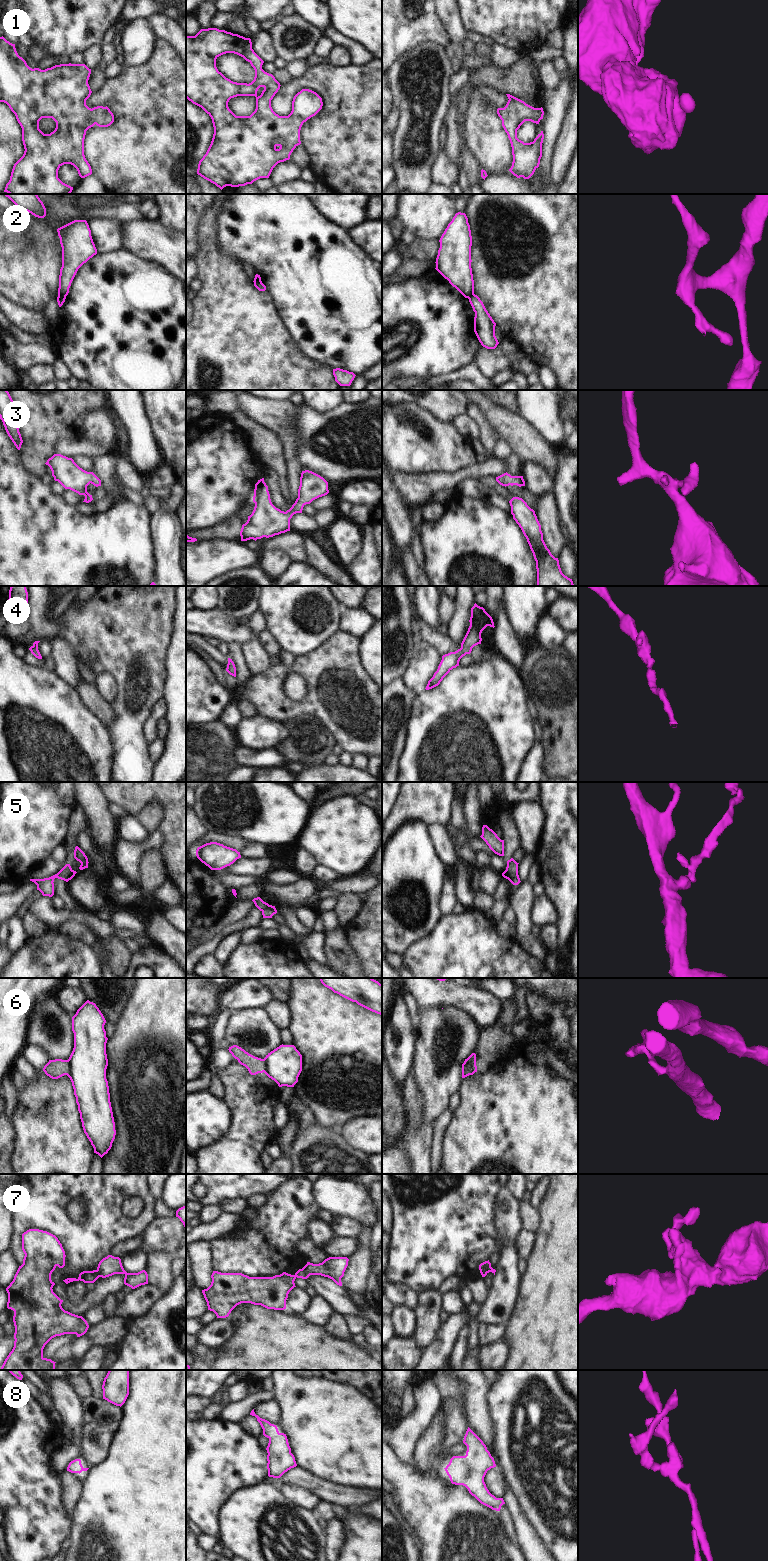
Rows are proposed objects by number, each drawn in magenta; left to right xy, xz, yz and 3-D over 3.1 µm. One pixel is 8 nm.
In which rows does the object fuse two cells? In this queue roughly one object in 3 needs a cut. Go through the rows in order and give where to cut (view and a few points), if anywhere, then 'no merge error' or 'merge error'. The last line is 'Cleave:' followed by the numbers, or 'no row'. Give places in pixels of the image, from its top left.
1: no cut; no merge error
2: cut in xy along (58, 296), (65, 297); merge error
3: no cut; no merge error
4: no cut; no merge error
5: cut in xz along (269, 905), (262, 911); merge error
6: cut in xy along (68, 1060), (69, 1067), (65, 1074); merge error
7: cut in xy along (97, 1269), (100, 1276); merge error
8: no cut; no merge error
Cleave: 2, 5, 6, 7

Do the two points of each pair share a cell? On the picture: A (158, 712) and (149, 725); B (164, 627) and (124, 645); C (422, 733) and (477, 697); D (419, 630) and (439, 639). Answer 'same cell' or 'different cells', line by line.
A: same cell
B: same cell
C: same cell
D: same cell

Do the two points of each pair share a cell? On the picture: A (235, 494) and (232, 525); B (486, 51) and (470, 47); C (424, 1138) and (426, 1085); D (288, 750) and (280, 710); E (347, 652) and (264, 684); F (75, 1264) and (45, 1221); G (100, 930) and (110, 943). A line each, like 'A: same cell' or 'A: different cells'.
A: different cells
B: same cell
C: same cell
D: different cells
E: same cell
F: same cell
G: different cells

